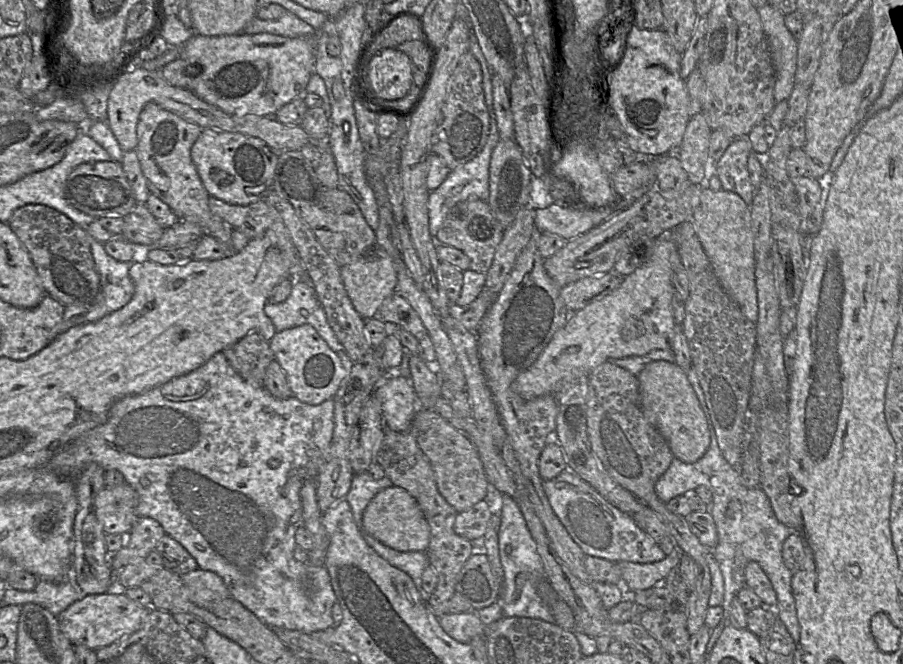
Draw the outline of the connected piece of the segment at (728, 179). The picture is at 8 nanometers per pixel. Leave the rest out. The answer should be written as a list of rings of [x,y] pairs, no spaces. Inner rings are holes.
[[[748,137],[732,140],[715,165],[715,175],[721,182],[721,189],[739,195],[750,207],[755,188],[750,181],[748,158],[753,151]]]

